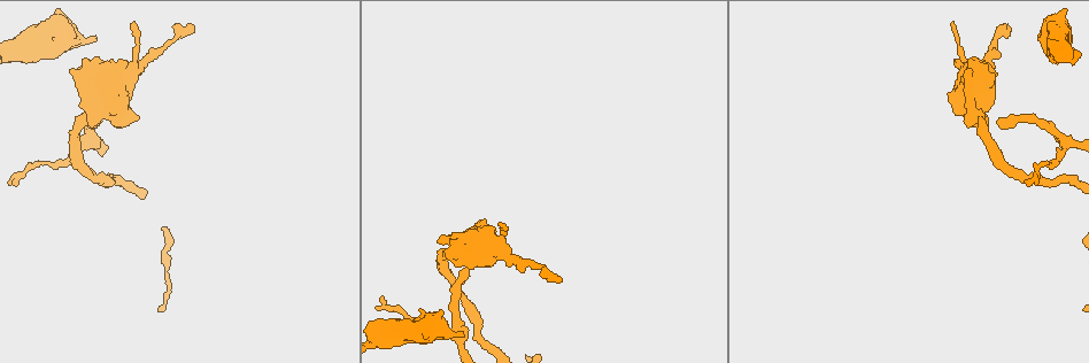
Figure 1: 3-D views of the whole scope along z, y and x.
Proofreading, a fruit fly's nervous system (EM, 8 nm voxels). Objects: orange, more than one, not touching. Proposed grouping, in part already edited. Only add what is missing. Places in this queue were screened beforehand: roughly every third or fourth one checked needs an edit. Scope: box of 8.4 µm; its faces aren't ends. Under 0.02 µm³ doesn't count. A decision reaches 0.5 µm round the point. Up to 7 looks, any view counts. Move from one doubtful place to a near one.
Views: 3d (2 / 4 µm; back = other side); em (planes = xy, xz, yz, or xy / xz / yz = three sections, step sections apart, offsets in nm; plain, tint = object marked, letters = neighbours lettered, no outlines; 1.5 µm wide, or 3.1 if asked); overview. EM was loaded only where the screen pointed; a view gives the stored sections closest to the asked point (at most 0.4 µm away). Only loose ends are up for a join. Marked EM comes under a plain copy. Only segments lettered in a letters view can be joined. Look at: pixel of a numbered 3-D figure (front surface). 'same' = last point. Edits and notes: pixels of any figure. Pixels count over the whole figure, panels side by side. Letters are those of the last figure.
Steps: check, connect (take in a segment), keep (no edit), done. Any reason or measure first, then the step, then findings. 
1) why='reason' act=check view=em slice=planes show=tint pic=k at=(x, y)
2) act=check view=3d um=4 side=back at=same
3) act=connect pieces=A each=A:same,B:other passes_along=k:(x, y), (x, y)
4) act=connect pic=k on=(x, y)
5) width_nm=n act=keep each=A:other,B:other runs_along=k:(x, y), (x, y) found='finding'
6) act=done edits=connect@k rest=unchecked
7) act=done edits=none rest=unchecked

why='tapers out' act=check view=em slice=xy step=8 show=letters pic=1 at=(953, 24)

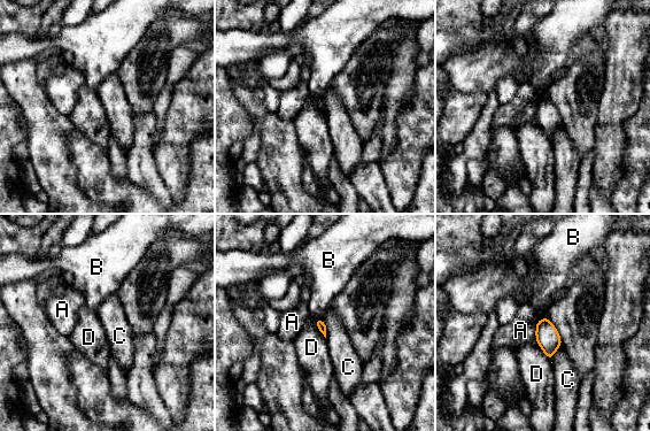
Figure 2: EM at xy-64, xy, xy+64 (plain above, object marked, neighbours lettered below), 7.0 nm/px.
longest_contact=D:190nm act=keep each=A:other,B:other,C:other,D:other found='none of them fits'

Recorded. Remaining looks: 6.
why='branch stops here' act=check view=em slice=xy step=8 show=letters pic=1 at=(95, 41)

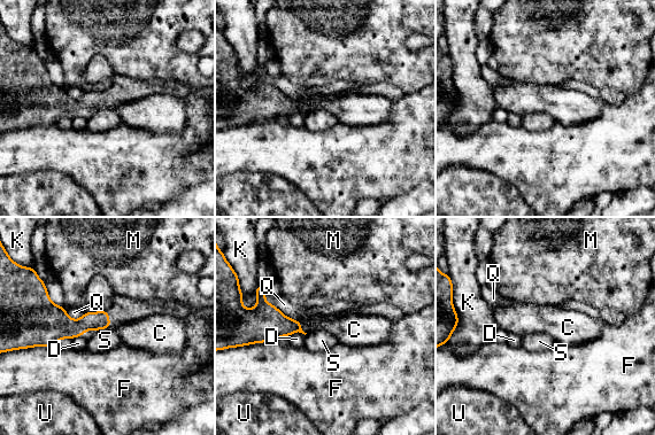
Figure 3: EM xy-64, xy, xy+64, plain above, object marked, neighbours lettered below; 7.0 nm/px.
width_nm=130 act=keep each=C:other,D:other,F:other,K:other,M:other,Q:other,S:other,U:other border=3:(109, 327), (102, 329) found='no lettered segment goes on from it'

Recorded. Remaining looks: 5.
why='branch stops here' act=check view=em slice=xy step=4 show=letters pic=1 at=(1008, 24)

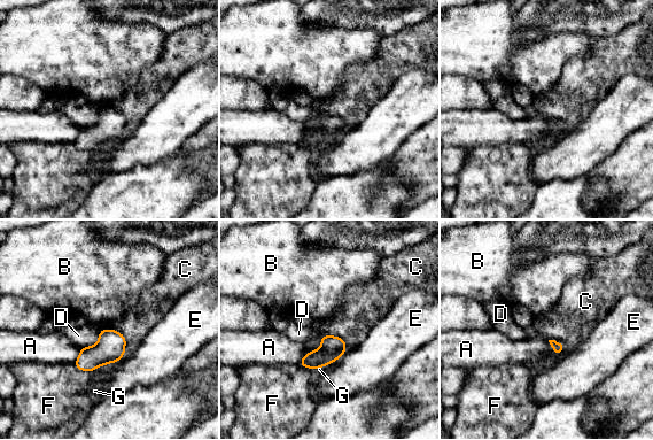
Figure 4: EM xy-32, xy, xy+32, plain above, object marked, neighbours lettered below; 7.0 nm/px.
longest_contact=A:260nm act=keep each=A:other,B:other,C:other,D:other,E:other,F:other,G:other border=4:(319, 336), (339, 336), (347, 347) found='none of them fits'

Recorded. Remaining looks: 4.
act=done edits=none rest=unchecked

